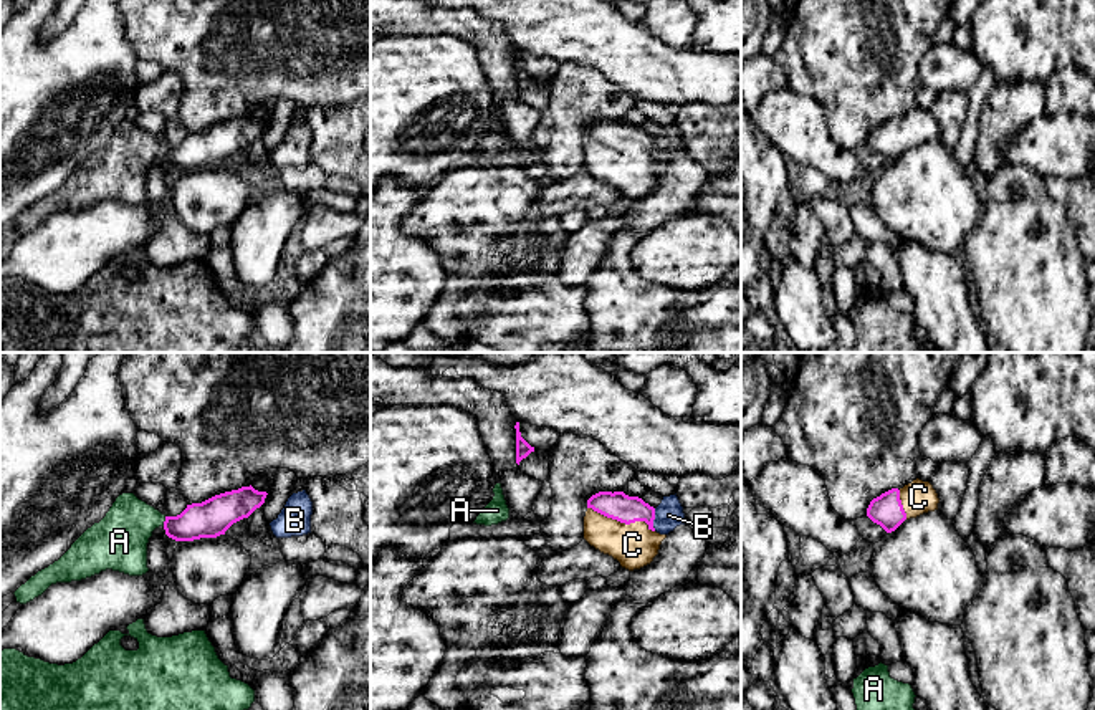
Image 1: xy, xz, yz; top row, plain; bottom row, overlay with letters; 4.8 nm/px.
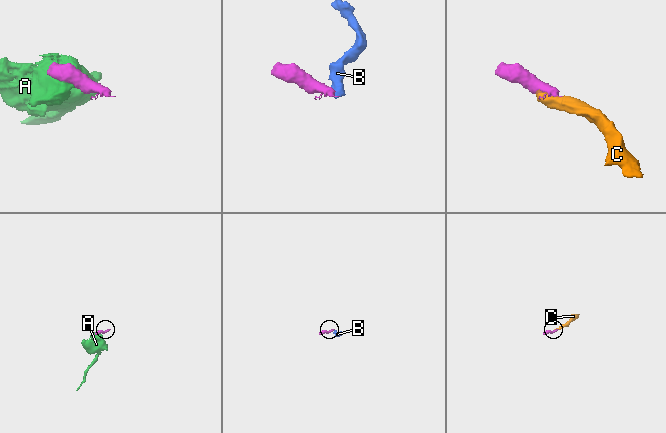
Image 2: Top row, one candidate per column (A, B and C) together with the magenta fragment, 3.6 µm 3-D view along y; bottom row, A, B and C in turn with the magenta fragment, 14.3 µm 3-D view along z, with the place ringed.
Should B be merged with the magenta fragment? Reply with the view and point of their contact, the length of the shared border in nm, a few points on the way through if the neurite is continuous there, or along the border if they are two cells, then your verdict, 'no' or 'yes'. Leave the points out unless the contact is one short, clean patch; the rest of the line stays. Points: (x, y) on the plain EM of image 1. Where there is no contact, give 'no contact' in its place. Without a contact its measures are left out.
xz (654, 148) | 110 nm | along xz (655, 138), (654, 159) | no

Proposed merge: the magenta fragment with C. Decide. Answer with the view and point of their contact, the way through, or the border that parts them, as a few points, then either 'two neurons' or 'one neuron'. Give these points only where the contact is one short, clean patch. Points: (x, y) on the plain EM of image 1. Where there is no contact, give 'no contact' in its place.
meets magenta in xz at (621, 151); one neuron

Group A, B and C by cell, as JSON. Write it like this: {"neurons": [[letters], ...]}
{"neurons": [["A"], ["B"], ["C"]]}

